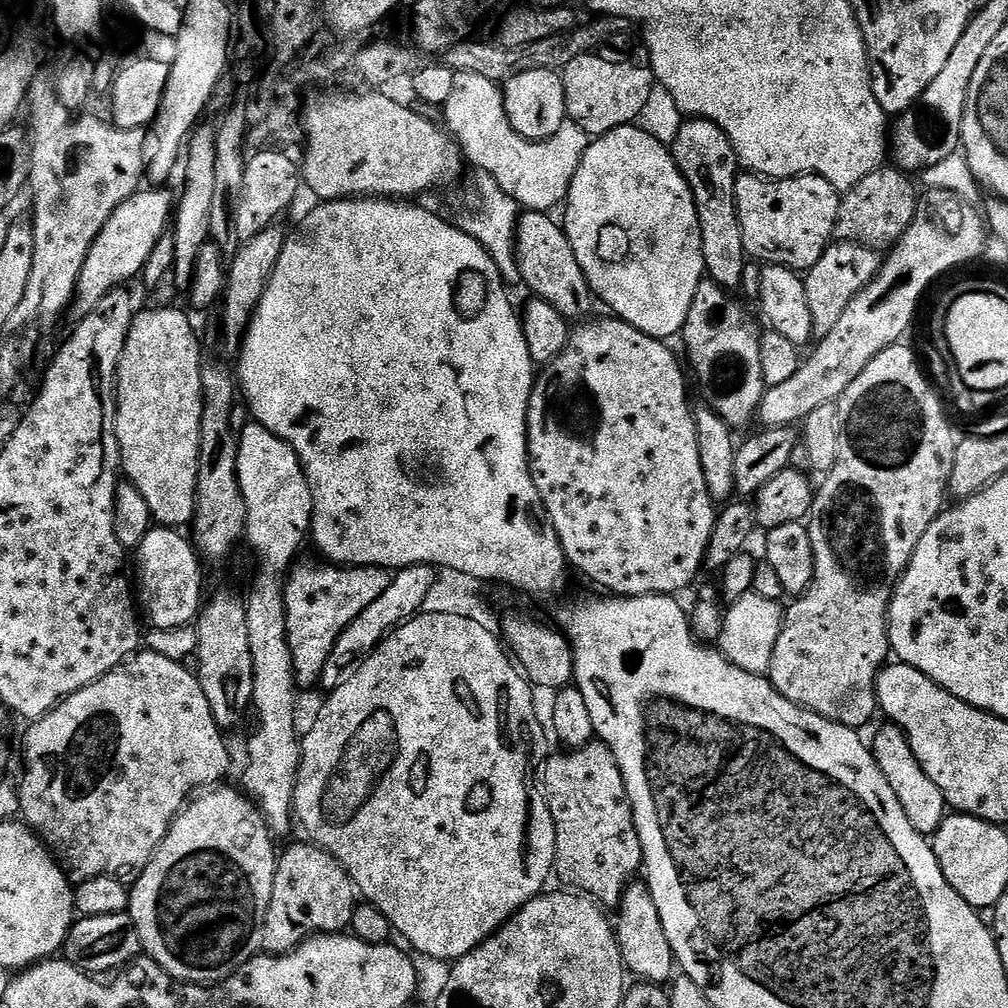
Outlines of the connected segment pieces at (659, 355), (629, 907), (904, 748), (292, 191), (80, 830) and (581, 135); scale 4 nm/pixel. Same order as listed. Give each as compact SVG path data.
M607 318L607 319L608 319L608 320L592 320L592 319L589 319L589 320L588 320L588 321L587 321L587 322L580 322L580 323L577 323L577 324L580 324L580 325L578 325L578 326L577 326L577 328L576 328L576 325L575 325L575 327L573 327L573 328L572 328L572 329L571 329L571 331L569 331L569 334L568 334L568 341L567 341L567 342L566 342L566 344L565 344L565 346L564 346L564 349L563 349L563 350L562 350L562 352L561 352L561 353L560 353L560 354L558 354L558 358L554 358L554 359L553 359L553 360L552 360L552 361L550 361L550 362L549 362L549 364L545 364L545 365L543 365L543 367L541 367L541 368L540 368L540 369L539 369L539 372L538 372L538 375L537 375L537 376L536 376L536 377L535 377L535 380L534 380L534 383L533 383L533 385L532 385L532 393L531 393L531 394L530 394L530 402L529 402L529 403L528 403L528 469L529 469L529 470L530 470L530 474L531 474L531 475L532 475L532 477L533 477L533 478L534 478L534 486L535 486L535 487L536 487L536 489L537 489L537 490L538 490L538 494L539 494L539 495L540 495L540 497L541 497L541 498L542 498L542 502L543 502L543 503L544 503L544 515L545 515L545 517L546 517L546 519L547 519L547 521L548 521L548 523L549 523L549 525L550 525L550 527L551 527L551 529L552 529L552 531L553 531L553 532L555 532L555 534L556 534L556 537L557 537L557 538L558 538L558 542L559 542L559 543L560 543L560 545L561 545L561 546L562 546L562 550L563 550L563 551L564 551L564 554L565 554L565 557L566 557L566 559L567 559L567 561L568 561L568 563L569 563L569 565L571 565L571 567L572 567L572 568L573 568L573 569L575 569L575 568L577 568L577 570L578 570L578 571L580 571L580 572L581 572L581 574L582 574L582 575L584 575L584 576L585 576L585 578L586 578L586 579L588 579L588 580L593 580L593 582L594 582L594 583L596 583L596 584L597 584L597 586L598 586L598 587L600 587L600 588L605 588L605 590L606 590L606 591L608 591L608 592L605 592L605 593L608 593L608 594L611 594L611 595L612 595L612 596L613 596L613 597L618 597L618 596L666 596L666 595L669 595L669 594L680 594L680 591L682 591L682 590L683 590L683 588L684 588L684 587L686 587L686 586L687 586L687 584L688 584L688 583L690 583L690 582L691 582L691 580L692 580L692 579L694 579L694 578L695 578L695 576L696 576L696 575L698 575L698 574L699 574L699 575L701 575L701 572L702 572L702 567L703 567L703 565L704 565L704 555L705 555L705 554L706 554L706 550L707 550L707 549L708 549L708 543L709 543L709 542L710 542L710 534L711 534L711 533L712 533L712 531L713 531L713 530L714 530L714 526L715 526L715 525L716 525L716 517L717 517L717 515L718 515L718 508L717 508L717 505L716 505L716 504L715 504L715 503L714 503L714 501L712 501L712 499L711 499L711 498L710 498L710 494L709 494L709 493L708 493L708 491L707 491L707 490L706 490L706 478L705 478L705 477L704 477L704 475L703 475L703 474L702 474L702 458L698 458L698 438L697 438L697 437L696 437L696 417L695 417L695 415L694 415L694 408L693 408L693 405L691 405L691 406L690 406L690 405L688 405L688 384L687 384L687 382L686 382L686 381L684 381L684 372L685 372L685 369L684 369L684 368L683 368L683 367L682 367L682 364L681 364L681 368L682 368L682 369L680 369L680 364L679 364L679 362L678 362L678 361L676 361L676 356L675 356L675 354L674 354L674 353L672 353L672 352L671 352L671 350L670 350L670 349L668 349L668 348L667 348L667 347L668 347L668 346L669 346L669 345L668 345L668 344L667 344L667 343L665 343L665 341L662 341L662 340L655 340L655 338L654 338L654 337L652 337L652 336L647 336L647 335L646 335L646 334L642 334L642 333L641 333L641 332L640 332L640 331L639 331L639 330L637 330L637 329L636 329L636 328L635 328L635 327L634 327L634 326L630 326L630 325L629 325L629 324L628 324L628 323L627 323L627 322L625 322L625 321L624 321L624 320L618 320L618 319L615 319L615 318Z
M637 882L629 883L628 889L625 890L620 899L618 905L620 917L615 917L614 920L616 941L618 942L620 953L624 959L625 969L627 969L631 975L633 972L633 974L636 975L635 979L637 981L664 986L667 985L674 976L674 957L672 954L672 947L666 938L666 930L662 930L662 918L658 914L658 906L654 906L654 898L650 894L647 883L636 883Z
M885 723L878 731L877 741L872 746L872 756L878 762L878 770L886 774L886 782L890 782L890 790L902 802L902 810L906 810L906 818L910 818L910 826L918 830L926 838L931 837L940 828L946 815L946 805L942 790L930 782L926 770L918 762L906 734L898 725Z
M260 150L249 155L244 166L241 193L234 197L234 207L231 209L231 222L235 239L243 242L262 234L262 230L273 227L276 219L287 210L296 196L296 191L302 188L302 172L284 152L268 152Z
M147 650L137 651L131 658L119 664L113 672L106 673L90 686L70 694L57 708L47 712L41 720L35 721L29 727L32 729L25 734L24 777L18 780L20 816L23 823L40 837L41 844L52 853L69 881L79 882L99 876L114 876L118 880L128 882L142 875L144 868L152 861L156 847L164 841L170 826L176 821L176 815L193 799L194 794L219 785L223 781L220 779L227 774L232 760L228 757L225 733L218 726L218 722L214 722L210 702L206 702L206 694L202 694L199 675L191 667L184 667L188 666L170 658L162 658L162 654L154 654Z
M455 72L452 82L452 91L447 102L442 107L442 113L444 113L443 123L449 132L449 135L456 141L460 147L461 155L464 157L465 161L472 167L476 166L478 169L490 174L490 179L496 186L505 192L506 195L517 199L519 205L531 212L547 212L553 211L552 208L556 207L559 203L560 205L567 199L569 192L569 187L572 185L572 178L574 174L577 173L578 166L581 164L581 160L584 157L588 145L590 143L590 137L579 128L576 123L570 119L564 120L562 126L559 128L558 132L552 135L548 139L544 140L528 140L522 138L521 135L517 134L511 126L509 126L509 118L505 112L505 102L503 89L499 86L499 83L492 80L488 80L479 74L473 74L473 72Z

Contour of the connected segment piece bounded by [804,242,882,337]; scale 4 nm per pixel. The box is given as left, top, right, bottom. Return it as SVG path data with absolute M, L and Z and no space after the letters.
M833 242L824 249L822 258L818 258L818 262L814 262L814 266L807 269L804 276L806 302L810 306L812 330L817 337L830 334L830 330L834 330L834 325L838 323L838 318L842 318L842 310L846 310L846 306L850 306L852 299L880 272L881 263L882 256L877 249L867 248L861 244Z

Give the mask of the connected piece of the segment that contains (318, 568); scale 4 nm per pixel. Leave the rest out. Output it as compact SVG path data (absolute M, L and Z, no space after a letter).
M331 562L319 563L297 563L289 571L284 585L286 634L292 669L296 672L296 683L301 689L311 684L319 685L326 658L330 658L330 650L334 650L346 626L350 626L350 622L354 622L354 618L358 618L370 602L375 602L392 581L386 568L375 568L369 564L337 566Z

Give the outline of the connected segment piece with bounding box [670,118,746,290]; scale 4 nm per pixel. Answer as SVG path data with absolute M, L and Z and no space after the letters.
M688 118L678 130L670 151L678 170L690 186L690 194L694 194L707 279L713 280L725 290L736 290L732 288L738 287L744 280L746 253L742 242L742 226L736 213L738 161L734 146L714 122Z

